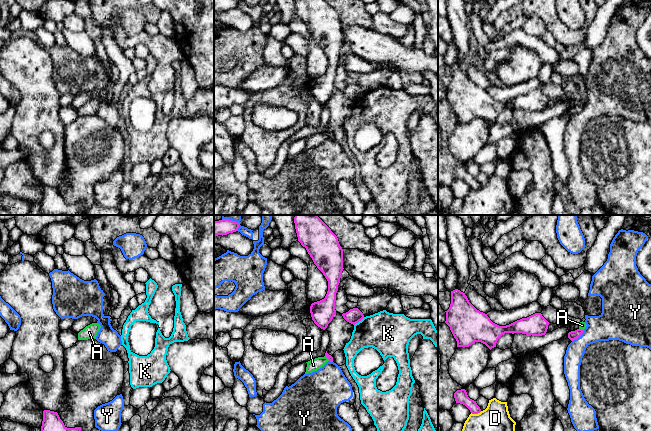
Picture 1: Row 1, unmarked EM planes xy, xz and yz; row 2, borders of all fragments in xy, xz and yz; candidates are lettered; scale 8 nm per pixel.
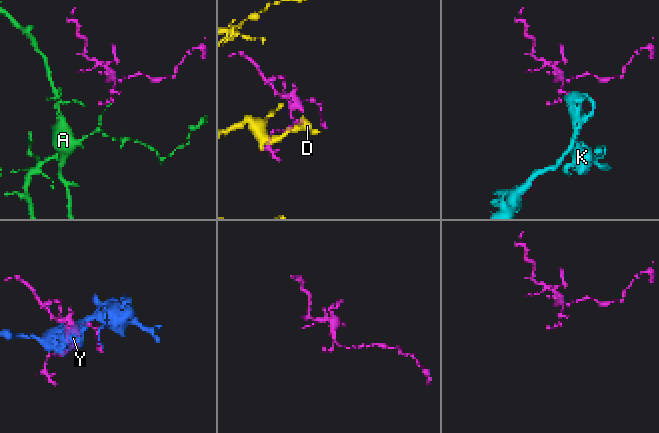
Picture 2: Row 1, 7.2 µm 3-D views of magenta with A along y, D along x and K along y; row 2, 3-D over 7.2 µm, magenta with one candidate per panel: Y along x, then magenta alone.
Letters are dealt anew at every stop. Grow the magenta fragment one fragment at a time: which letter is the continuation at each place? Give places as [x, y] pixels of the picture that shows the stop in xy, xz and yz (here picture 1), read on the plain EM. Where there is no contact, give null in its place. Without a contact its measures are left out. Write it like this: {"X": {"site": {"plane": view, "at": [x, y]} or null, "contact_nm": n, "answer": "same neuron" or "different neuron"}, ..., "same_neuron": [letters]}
{"A": {"site": {"plane": "xz", "at": [327, 133]}, "contact_nm": 60, "answer": "different neuron"}, "D": {"site": {"plane": "yz", "at": [476, 189]}, "contact_nm": 90, "answer": "different neuron"}, "K": {"site": {"plane": "xz", "at": [359, 96]}, "contact_nm": 110, "answer": "different neuron"}, "Y": {"site": {"plane": "yz", "at": [578, 112]}, "contact_nm": 140, "answer": "different neuron"}, "same_neuron": []}

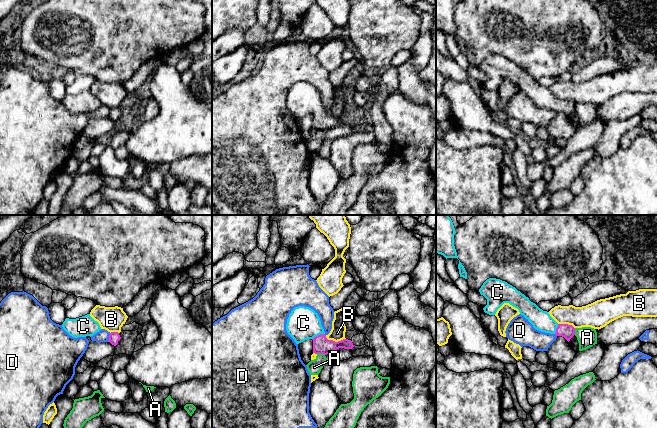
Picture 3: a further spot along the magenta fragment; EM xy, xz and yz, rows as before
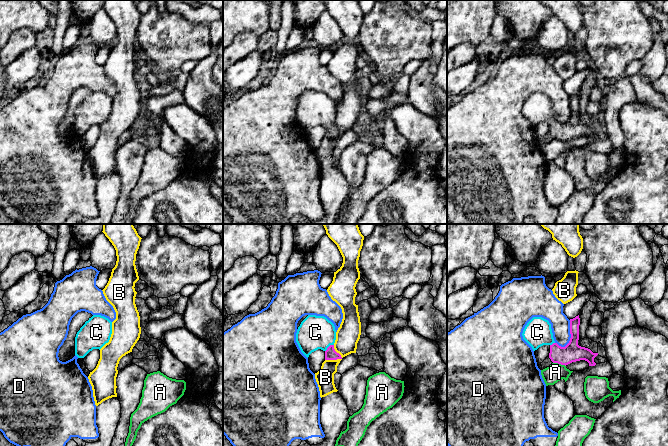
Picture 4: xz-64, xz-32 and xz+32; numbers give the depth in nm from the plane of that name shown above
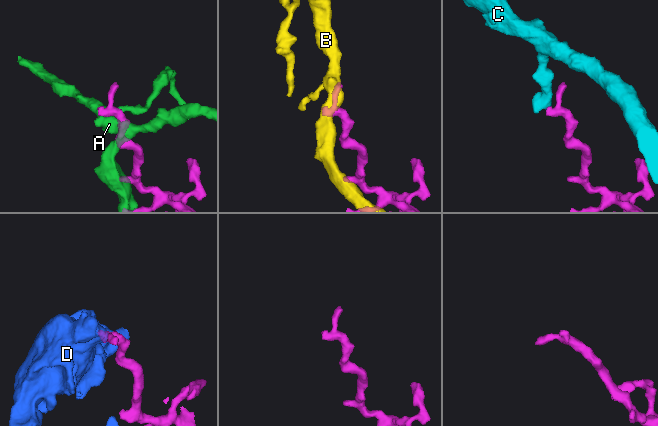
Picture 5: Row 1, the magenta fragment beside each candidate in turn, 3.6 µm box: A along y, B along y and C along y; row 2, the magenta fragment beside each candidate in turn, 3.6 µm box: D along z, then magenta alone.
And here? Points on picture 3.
{"A": {"site": {"plane": "xz", "at": [321, 129]}, "contact_nm": 70, "answer": "different neuron"}, "B": {"site": {"plane": "xz", "at": [334, 117]}, "contact_nm": 170, "answer": "different neuron"}, "C": {"site": {"plane": "xz", "at": [318, 111]}, "contact_nm": 120, "answer": "same neuron"}, "D": {"site": {"plane": "xy", "at": [109, 113]}, "contact_nm": 80, "answer": "different neuron"}, "same_neuron": ["C"]}

